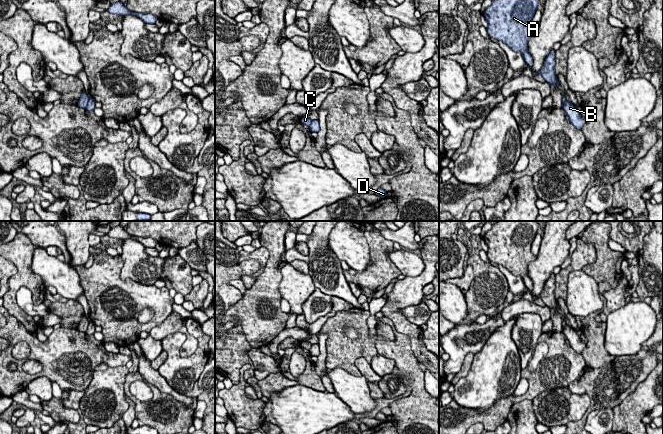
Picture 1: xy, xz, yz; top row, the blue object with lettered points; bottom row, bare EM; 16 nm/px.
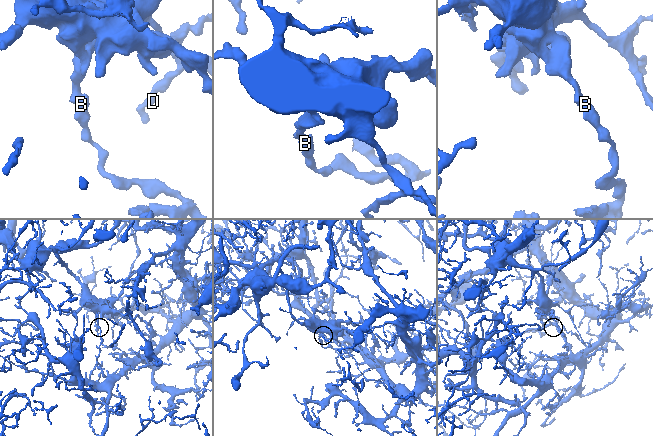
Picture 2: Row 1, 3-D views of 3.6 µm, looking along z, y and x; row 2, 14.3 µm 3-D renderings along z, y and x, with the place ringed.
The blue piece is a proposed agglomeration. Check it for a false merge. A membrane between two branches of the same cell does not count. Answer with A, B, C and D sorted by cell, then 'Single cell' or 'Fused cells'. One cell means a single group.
Groups: A C D / B. Fused cells

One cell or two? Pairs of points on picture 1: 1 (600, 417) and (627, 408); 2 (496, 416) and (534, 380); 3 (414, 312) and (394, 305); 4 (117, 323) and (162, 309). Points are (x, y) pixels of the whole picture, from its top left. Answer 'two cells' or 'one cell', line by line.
1: two cells
2: one cell
3: two cells
4: one cell

